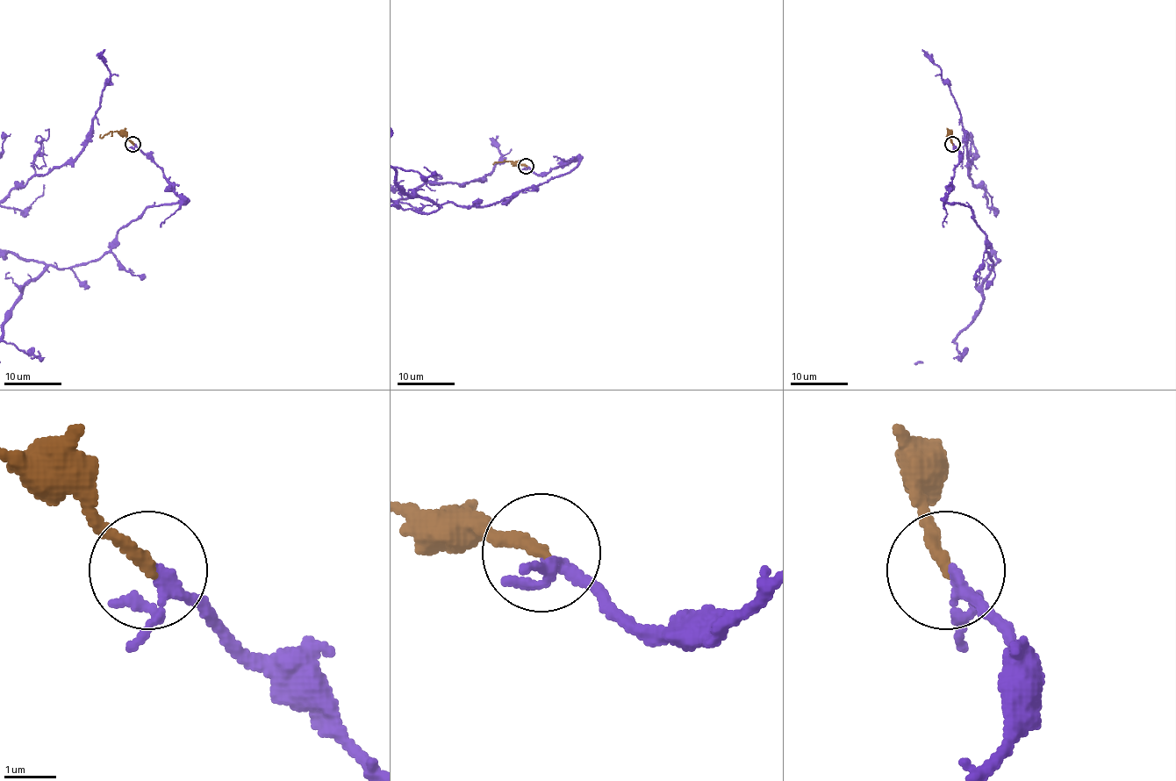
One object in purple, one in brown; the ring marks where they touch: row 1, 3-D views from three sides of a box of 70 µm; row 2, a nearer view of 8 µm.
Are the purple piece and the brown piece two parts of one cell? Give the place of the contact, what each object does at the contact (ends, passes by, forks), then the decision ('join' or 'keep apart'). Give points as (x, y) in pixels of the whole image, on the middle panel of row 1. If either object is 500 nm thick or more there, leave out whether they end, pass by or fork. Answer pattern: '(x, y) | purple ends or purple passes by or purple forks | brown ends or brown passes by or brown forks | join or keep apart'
(526, 166) | purple forks | brown ends | join

